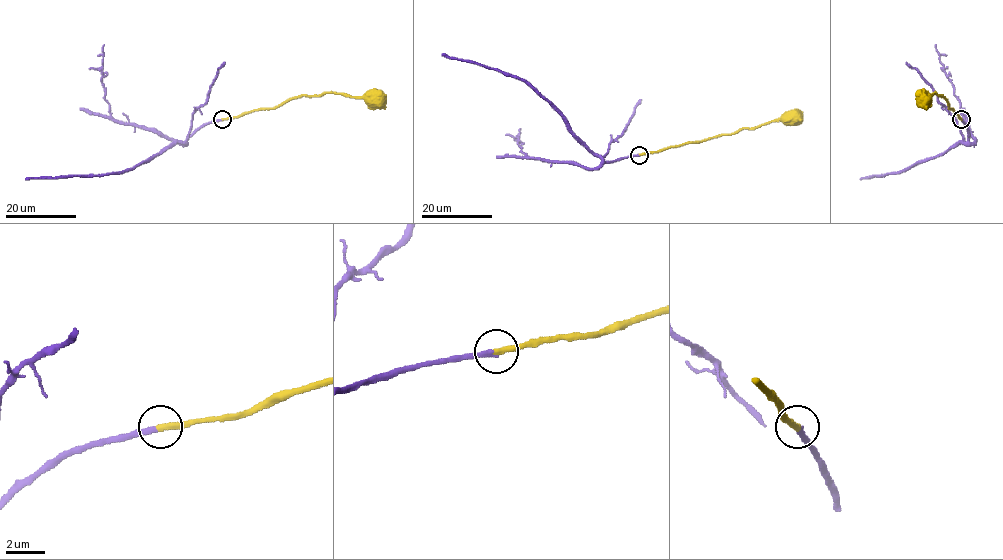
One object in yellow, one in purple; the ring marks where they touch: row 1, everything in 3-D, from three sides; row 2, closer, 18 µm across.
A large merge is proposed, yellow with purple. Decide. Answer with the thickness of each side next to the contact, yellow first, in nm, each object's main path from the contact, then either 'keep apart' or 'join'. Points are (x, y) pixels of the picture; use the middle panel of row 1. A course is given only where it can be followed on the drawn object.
340/320 nm | yellow via (638, 155), (737, 133), (778, 120), (786, 121) | purple via (638, 155), (603, 161), (575, 135), (568, 121), (524, 81), (442, 54) | join

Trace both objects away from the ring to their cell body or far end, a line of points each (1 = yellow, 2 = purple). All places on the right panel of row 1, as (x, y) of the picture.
1: (961, 119), (942, 95), (934, 93), (927, 98)
2: (961, 119), (968, 131), (966, 142), (957, 142), (941, 154), (901, 171), (860, 179)

